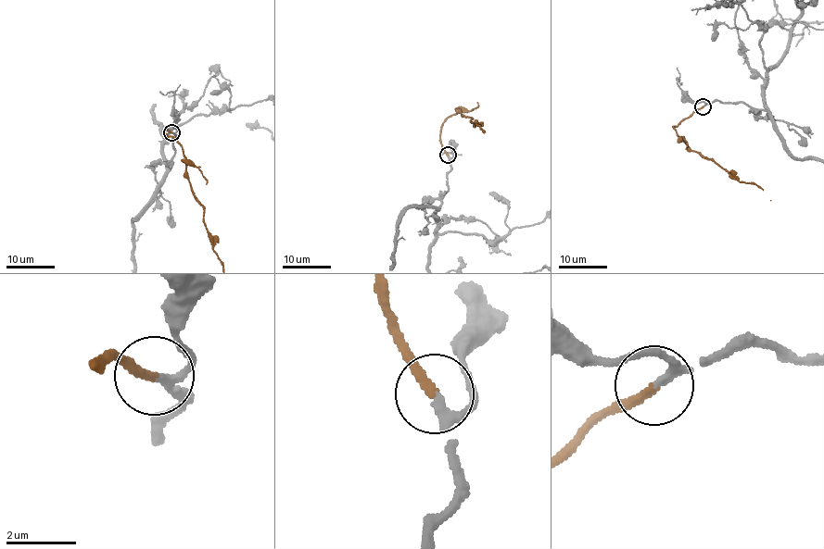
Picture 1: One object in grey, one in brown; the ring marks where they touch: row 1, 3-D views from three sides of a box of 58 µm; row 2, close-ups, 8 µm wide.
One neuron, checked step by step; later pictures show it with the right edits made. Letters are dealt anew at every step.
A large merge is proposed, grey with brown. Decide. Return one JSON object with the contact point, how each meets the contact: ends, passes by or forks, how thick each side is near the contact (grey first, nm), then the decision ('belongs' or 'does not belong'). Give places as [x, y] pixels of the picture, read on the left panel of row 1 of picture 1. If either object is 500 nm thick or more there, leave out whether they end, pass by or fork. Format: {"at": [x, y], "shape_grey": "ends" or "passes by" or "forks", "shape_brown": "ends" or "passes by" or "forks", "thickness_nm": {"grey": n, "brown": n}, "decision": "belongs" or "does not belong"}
{"at": [171, 132], "shape_grey": "ends", "shape_brown": "ends", "thickness_nm": {"grey": 240, "brown": 240}, "decision": "belongs"}

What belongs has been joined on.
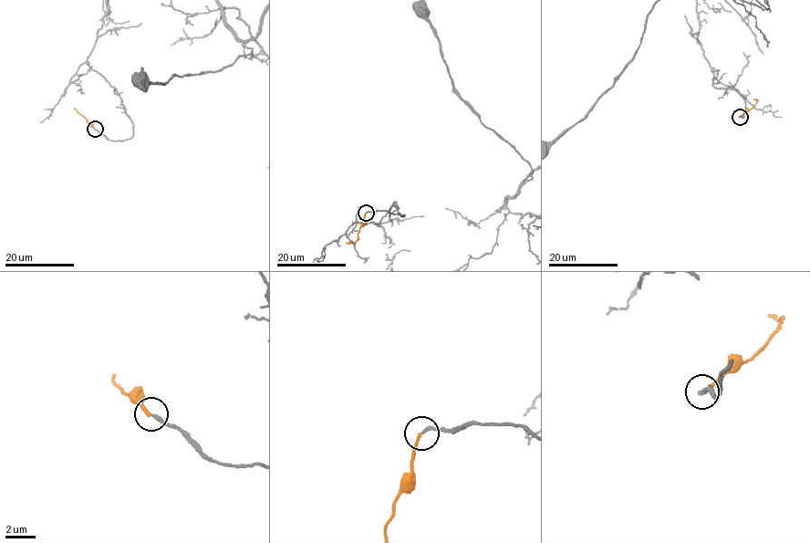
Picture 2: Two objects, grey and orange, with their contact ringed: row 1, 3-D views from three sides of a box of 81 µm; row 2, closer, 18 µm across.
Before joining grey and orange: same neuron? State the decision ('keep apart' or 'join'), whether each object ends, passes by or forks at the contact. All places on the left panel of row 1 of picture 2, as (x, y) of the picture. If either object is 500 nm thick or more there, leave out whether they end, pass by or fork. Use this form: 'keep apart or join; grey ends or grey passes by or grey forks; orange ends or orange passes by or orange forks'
join; grey ends; orange ends

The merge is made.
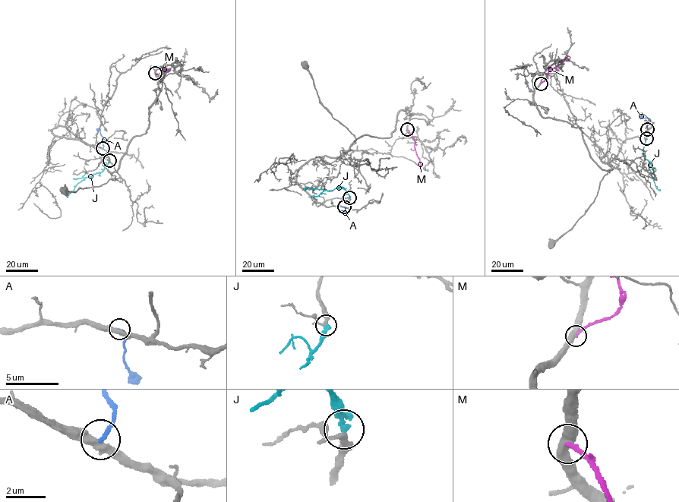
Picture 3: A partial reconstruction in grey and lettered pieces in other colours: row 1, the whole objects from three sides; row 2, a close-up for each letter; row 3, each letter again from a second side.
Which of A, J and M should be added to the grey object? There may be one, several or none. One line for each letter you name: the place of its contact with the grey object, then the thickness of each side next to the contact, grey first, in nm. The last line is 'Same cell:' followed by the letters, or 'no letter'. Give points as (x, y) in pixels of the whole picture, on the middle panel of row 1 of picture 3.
J: (349, 197) | 180/320 nm
Same cell: J

